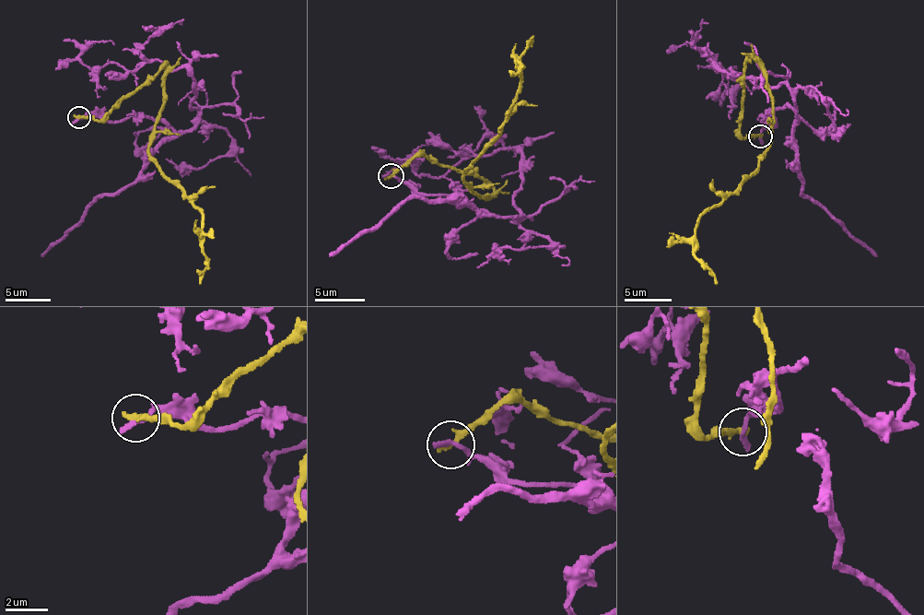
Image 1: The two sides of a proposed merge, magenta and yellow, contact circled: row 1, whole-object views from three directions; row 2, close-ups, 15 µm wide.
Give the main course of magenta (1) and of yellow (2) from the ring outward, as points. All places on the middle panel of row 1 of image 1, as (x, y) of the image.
1: (391, 175), (424, 194), (520, 214), (515, 148), (468, 155), (443, 176), (398, 159), (438, 134)
2: (391, 175), (421, 156), (494, 191), (480, 196), (463, 179), (497, 135), (517, 62), (509, 74)

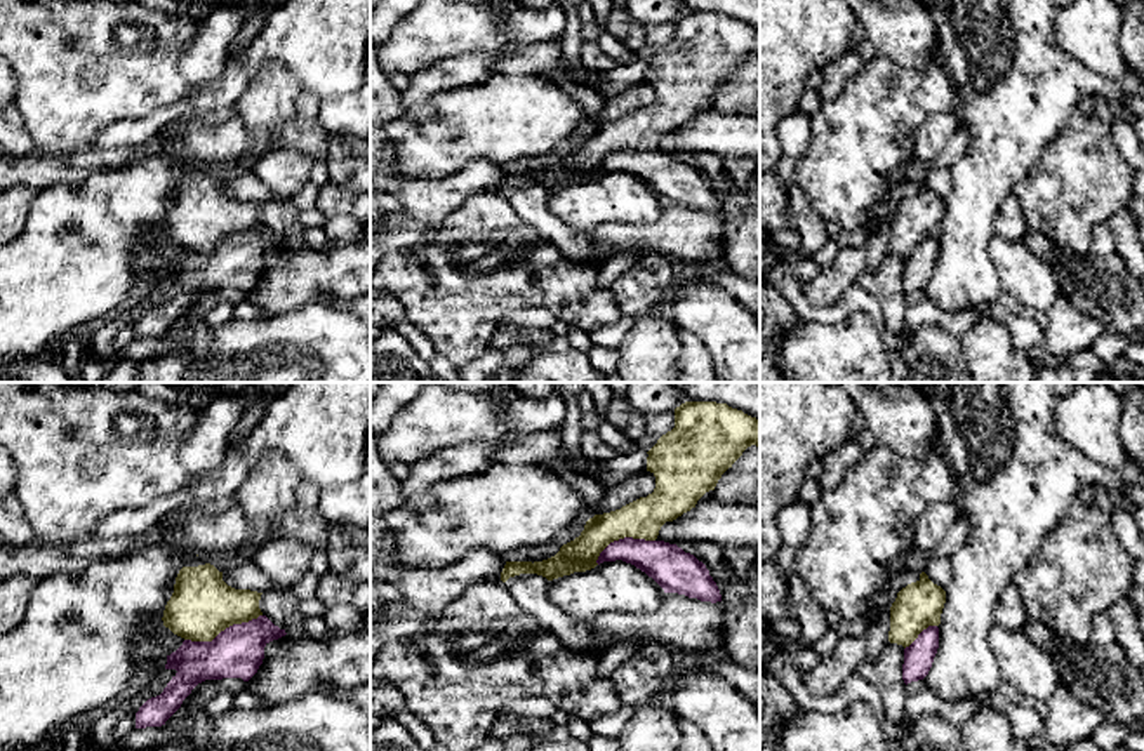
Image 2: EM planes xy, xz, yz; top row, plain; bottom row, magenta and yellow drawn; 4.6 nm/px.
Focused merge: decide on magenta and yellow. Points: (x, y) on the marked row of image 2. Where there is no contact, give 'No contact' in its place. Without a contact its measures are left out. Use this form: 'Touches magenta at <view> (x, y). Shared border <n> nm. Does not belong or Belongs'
Touches magenta at xy (225, 630). Shared border 380 nm. Does not belong

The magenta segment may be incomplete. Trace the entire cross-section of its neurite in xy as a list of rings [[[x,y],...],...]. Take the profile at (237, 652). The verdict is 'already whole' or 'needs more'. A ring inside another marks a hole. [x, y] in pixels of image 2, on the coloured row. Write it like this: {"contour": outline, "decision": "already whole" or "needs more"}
{"contour": [[[266,615],[233,624],[212,641],[184,640],[167,655],[165,669],[177,673],[163,692],[148,699],[136,713],[136,728],[162,727],[181,708],[191,690],[205,680],[242,678],[249,681],[264,659],[264,647],[285,636]]], "decision": "already whole"}

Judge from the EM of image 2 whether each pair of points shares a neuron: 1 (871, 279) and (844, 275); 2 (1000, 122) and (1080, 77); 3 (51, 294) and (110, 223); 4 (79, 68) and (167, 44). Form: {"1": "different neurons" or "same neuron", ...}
{"1": "different neurons", "2": "same neuron", "3": "same neuron", "4": "same neuron"}

